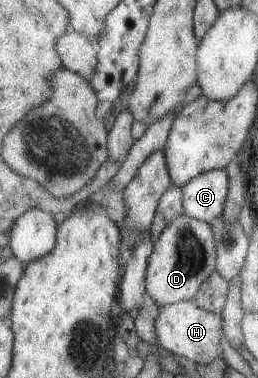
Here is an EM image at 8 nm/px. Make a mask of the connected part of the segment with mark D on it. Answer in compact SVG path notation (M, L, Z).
M182 214L155 243L147 265L147 293L161 307L193 300L204 281L217 270L217 249L212 223Z

